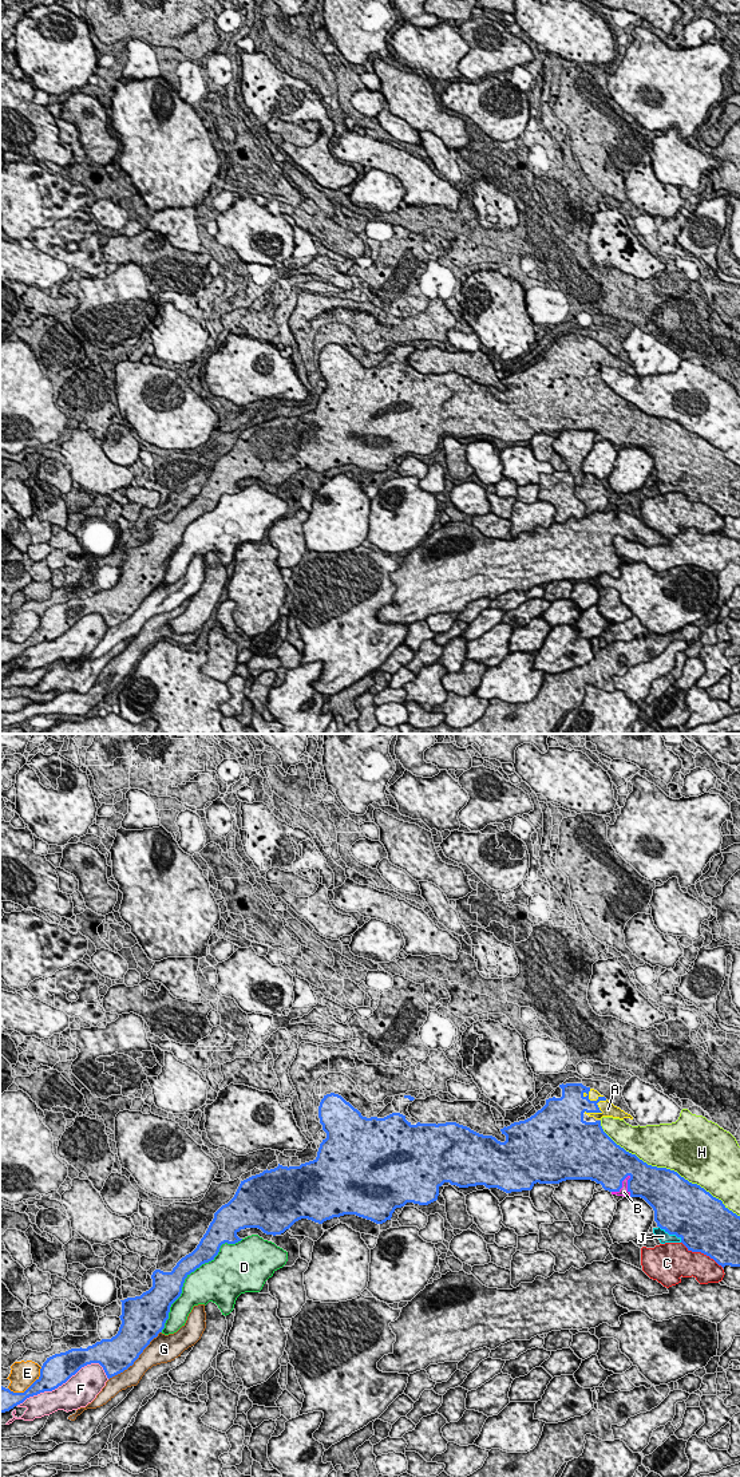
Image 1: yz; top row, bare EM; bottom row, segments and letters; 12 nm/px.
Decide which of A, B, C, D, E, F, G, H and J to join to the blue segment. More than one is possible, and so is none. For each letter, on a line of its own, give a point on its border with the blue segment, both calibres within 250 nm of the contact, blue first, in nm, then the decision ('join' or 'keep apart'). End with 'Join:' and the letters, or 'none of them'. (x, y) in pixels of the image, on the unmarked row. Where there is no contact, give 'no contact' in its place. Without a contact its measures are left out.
A: yz (594, 351) | 300/170 nm | join
B: yz (621, 435) | 440/100 nm | join
C: yz (703, 502) | 500/320 nm | keep apart
D: yz (189, 524) | 280/420 nm | keep apart
E: yz (28, 638) | 240/320 nm | keep apart
F: yz (64, 632) | 360/380 nm | keep apart
G: yz (137, 608) | 420/280 nm | keep apart
H: yz (665, 418) | 500/500 nm | keep apart
J: yz (671, 484) | 480/130 nm | join
Join: A, B, J

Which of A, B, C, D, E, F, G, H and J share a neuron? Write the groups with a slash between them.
A B J / C / D / E / F / G / H

